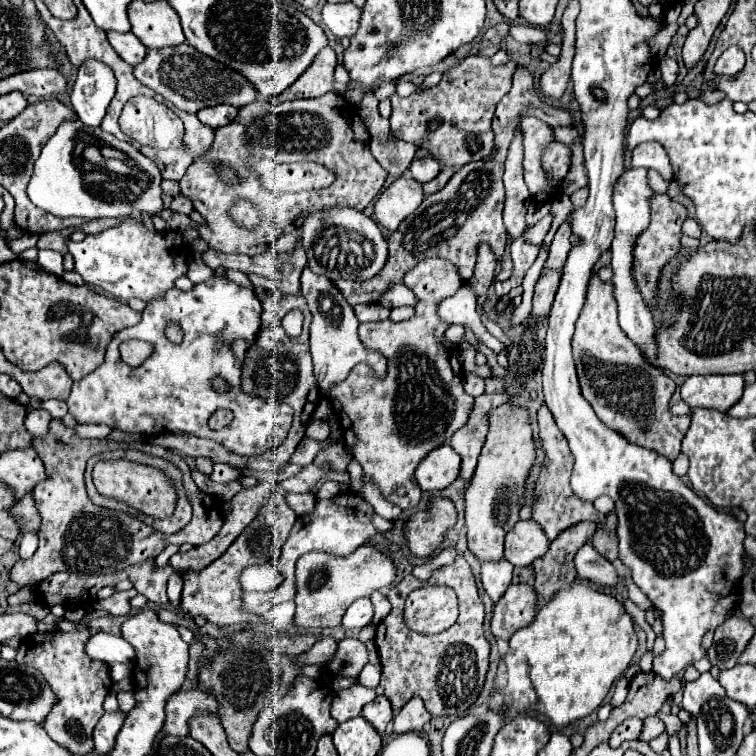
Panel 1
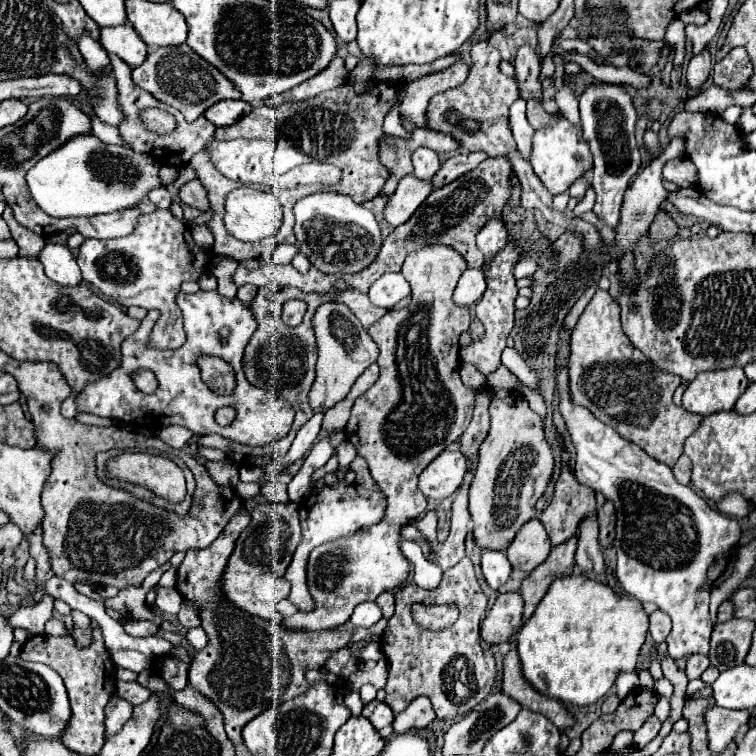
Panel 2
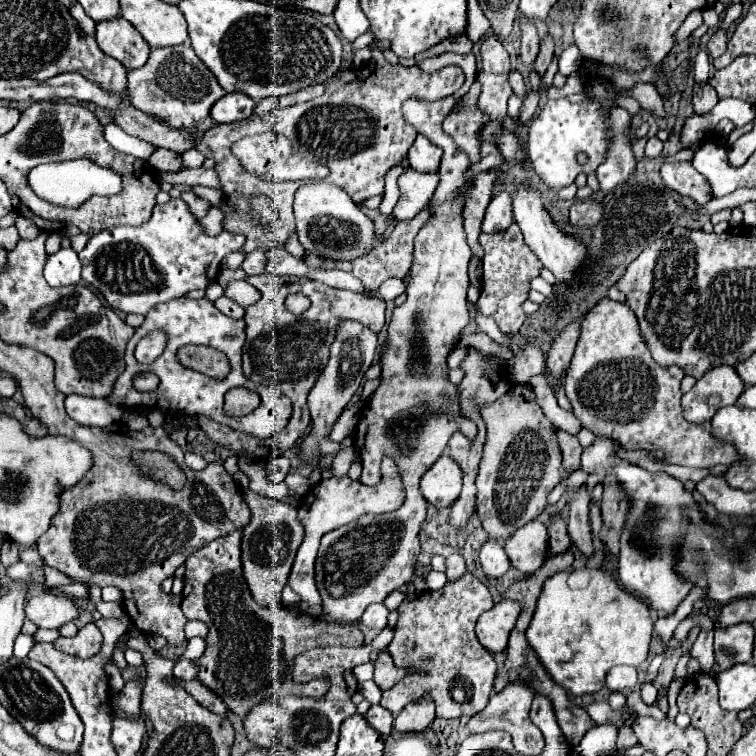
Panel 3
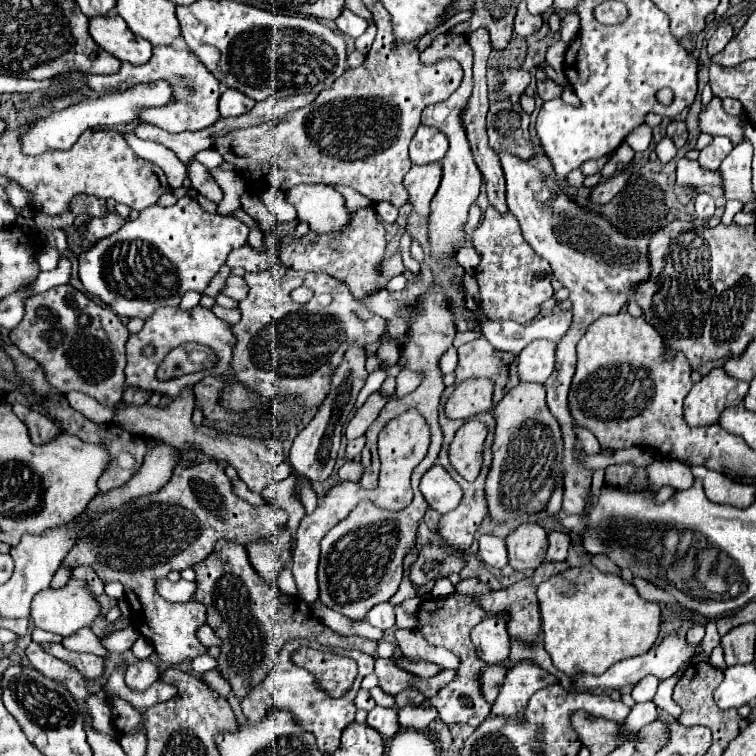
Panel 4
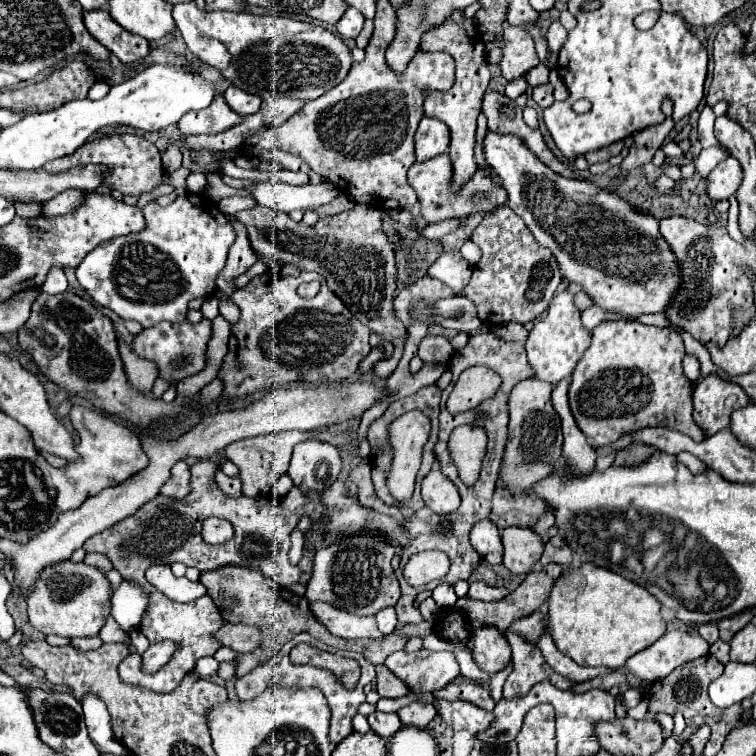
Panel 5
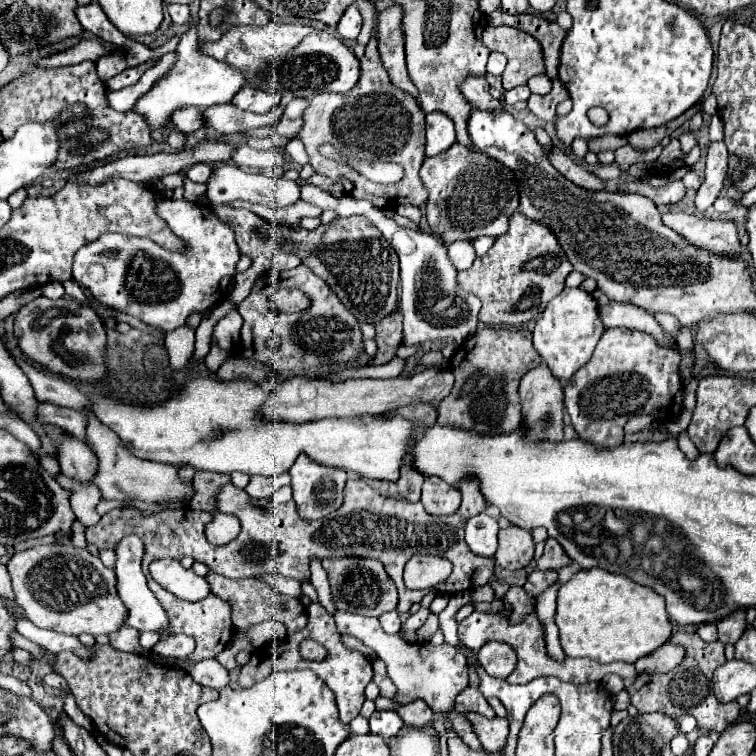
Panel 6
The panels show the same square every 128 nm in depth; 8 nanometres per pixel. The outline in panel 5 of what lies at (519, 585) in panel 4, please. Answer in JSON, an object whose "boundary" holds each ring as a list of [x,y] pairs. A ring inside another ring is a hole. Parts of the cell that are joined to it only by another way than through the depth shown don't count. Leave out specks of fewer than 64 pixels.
{"boundary":[[[546,564],[540,572],[530,572],[524,578],[524,582],[514,592],[510,592],[508,596],[504,596],[504,598],[500,598],[496,602],[482,602],[482,600],[472,600],[472,598],[460,598],[456,602],[456,608],[460,612],[464,612],[472,620],[478,620],[478,622],[484,622],[484,624],[494,624],[500,630],[508,630],[512,622],[530,616],[532,612],[536,612],[546,602],[548,592],[550,592],[554,580],[560,576],[560,572],[562,572],[562,566],[560,564]]]}

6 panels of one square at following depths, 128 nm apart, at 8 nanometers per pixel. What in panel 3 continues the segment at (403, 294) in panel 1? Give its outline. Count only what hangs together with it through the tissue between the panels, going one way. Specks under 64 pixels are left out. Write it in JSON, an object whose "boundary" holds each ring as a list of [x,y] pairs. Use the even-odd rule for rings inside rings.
{"boundary":[[[388,278],[388,280],[382,282],[380,288],[378,288],[378,296],[380,296],[384,302],[392,302],[392,300],[396,300],[400,294],[404,294],[404,292],[406,292],[406,284],[404,284],[404,280],[400,280],[400,278]]]}

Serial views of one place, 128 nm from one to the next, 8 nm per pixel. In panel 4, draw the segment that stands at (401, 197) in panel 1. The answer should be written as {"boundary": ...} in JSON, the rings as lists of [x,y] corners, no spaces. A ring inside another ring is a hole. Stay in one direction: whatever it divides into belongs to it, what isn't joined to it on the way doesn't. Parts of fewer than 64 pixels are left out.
{"boundary":[[[426,164],[426,166],[412,166],[410,172],[404,176],[404,188],[408,192],[408,204],[412,204],[418,216],[426,218],[430,214],[430,200],[434,198],[438,184],[442,178],[440,164]]]}

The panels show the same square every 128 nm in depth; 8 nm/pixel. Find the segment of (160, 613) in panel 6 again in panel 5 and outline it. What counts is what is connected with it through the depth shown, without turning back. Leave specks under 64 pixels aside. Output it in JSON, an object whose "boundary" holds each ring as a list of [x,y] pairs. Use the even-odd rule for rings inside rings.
{"boundary":[[[122,582],[112,594],[112,616],[122,630],[134,630],[148,608],[148,596],[130,582]]]}

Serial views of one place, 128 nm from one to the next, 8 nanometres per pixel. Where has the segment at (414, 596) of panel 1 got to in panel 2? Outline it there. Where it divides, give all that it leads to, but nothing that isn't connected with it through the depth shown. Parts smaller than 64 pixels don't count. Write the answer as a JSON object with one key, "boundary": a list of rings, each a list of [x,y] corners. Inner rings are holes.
{"boundary":[[[414,604],[412,618],[418,626],[428,630],[444,630],[456,622],[458,608],[456,604]]]}

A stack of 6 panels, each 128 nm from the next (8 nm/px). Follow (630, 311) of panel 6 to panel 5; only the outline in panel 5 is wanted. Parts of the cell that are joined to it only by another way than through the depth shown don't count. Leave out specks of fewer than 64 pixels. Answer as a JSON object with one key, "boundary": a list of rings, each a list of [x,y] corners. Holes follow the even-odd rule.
{"boundary":[[[586,308],[584,310],[584,314],[582,314],[582,324],[584,324],[584,328],[588,328],[588,330],[592,330],[594,326],[598,326],[600,322],[604,322],[604,320],[612,320],[612,318],[622,318],[622,316],[616,316],[616,314],[608,314],[608,312],[604,312],[602,308]]]}

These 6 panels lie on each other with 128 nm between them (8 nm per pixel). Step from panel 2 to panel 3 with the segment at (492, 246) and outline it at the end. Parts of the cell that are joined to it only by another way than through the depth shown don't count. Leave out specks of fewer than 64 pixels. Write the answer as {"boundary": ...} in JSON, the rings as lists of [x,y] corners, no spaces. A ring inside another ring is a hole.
{"boundary":[[[498,190],[492,198],[492,202],[486,208],[486,216],[482,222],[482,232],[504,232],[504,228],[508,228],[508,224],[514,222],[514,214],[512,214],[512,198],[508,196],[508,192]]]}

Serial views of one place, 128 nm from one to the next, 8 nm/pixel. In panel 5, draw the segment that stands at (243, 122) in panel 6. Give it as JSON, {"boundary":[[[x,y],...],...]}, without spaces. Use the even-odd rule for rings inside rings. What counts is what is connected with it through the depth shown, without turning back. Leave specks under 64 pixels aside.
{"boundary":[[[216,96],[212,104],[204,110],[188,112],[176,122],[182,134],[216,134],[240,122],[240,116],[228,108],[222,96]]]}

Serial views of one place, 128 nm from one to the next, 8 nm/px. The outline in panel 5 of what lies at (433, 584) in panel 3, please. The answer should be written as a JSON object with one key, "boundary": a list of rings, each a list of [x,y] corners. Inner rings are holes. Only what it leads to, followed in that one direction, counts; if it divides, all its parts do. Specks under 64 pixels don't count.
{"boundary":[[[444,582],[434,588],[432,598],[436,600],[436,604],[438,604],[440,608],[454,608],[454,604],[456,604],[456,600],[458,600],[458,596],[456,596],[456,592],[454,592],[454,586],[452,586],[452,584],[444,584]]]}

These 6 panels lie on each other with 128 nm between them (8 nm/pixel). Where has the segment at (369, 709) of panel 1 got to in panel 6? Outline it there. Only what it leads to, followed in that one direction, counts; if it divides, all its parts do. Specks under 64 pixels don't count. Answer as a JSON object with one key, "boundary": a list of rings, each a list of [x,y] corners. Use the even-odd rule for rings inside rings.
{"boundary":[[[376,710],[370,716],[370,732],[378,734],[382,738],[396,736],[402,726],[404,726],[404,722],[400,720],[400,716],[394,710],[382,710],[382,712]]]}

